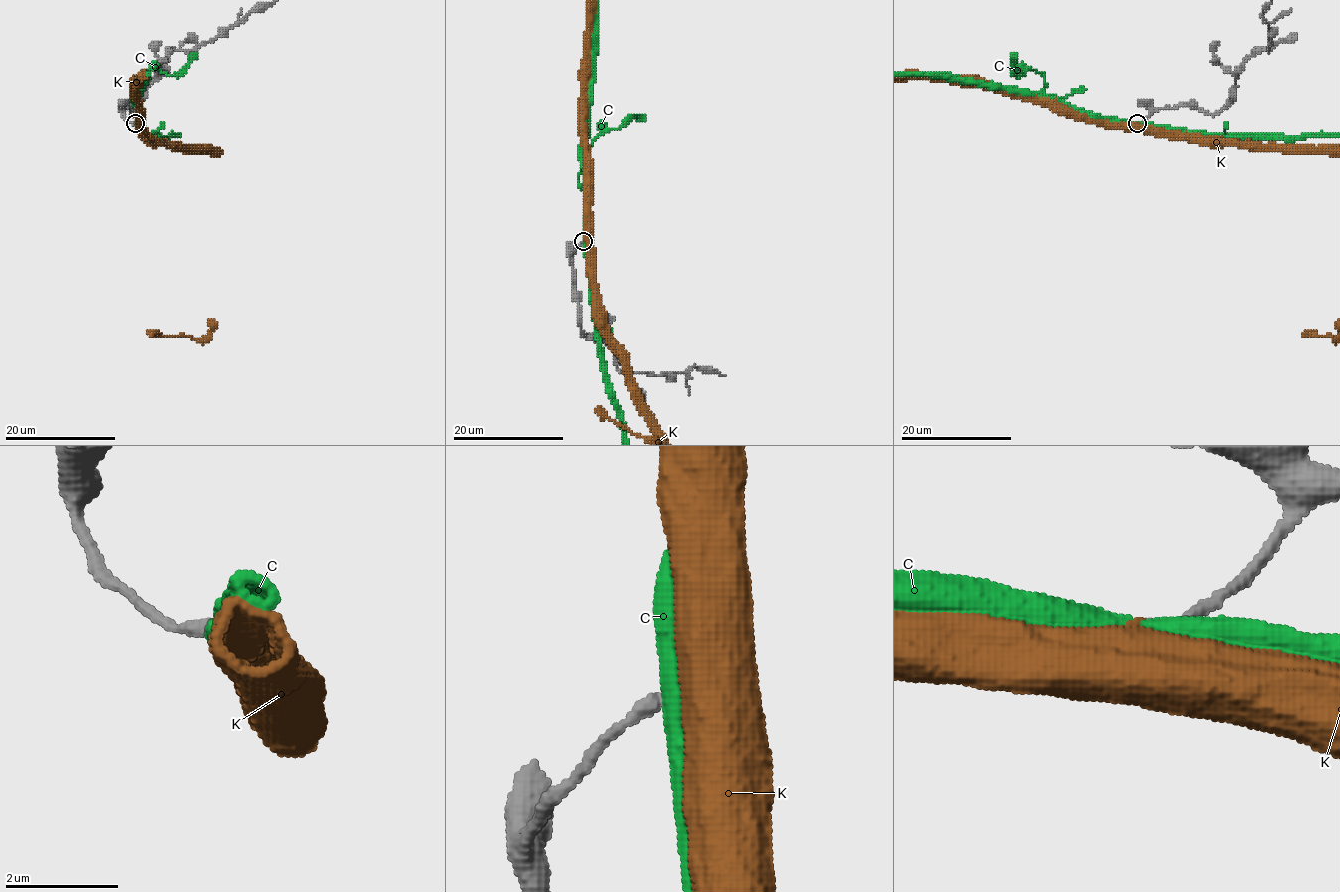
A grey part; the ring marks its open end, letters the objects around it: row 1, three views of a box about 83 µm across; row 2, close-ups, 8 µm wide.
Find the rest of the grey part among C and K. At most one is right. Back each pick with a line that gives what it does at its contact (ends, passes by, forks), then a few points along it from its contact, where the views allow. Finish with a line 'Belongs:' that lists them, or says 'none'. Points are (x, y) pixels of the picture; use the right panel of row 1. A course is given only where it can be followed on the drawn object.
K: It ends there
Belongs: K

